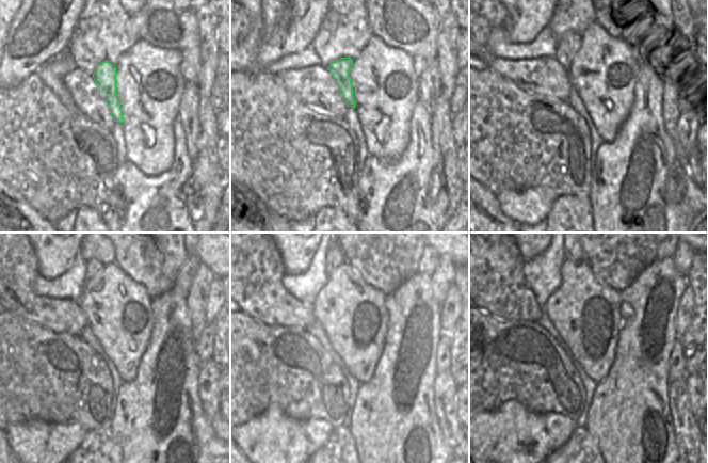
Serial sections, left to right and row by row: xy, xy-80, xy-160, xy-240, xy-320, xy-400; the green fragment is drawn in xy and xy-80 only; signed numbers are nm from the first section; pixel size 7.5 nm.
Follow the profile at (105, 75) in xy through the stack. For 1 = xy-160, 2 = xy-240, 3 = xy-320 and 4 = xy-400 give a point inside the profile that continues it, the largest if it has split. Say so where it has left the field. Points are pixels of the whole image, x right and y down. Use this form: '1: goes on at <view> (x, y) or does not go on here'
1: goes on at xy-160 (568, 45)
2: goes on at xy-240 (93, 281)
3: goes on at xy-320 (334, 257)
4: goes on at xy-400 (569, 254)

